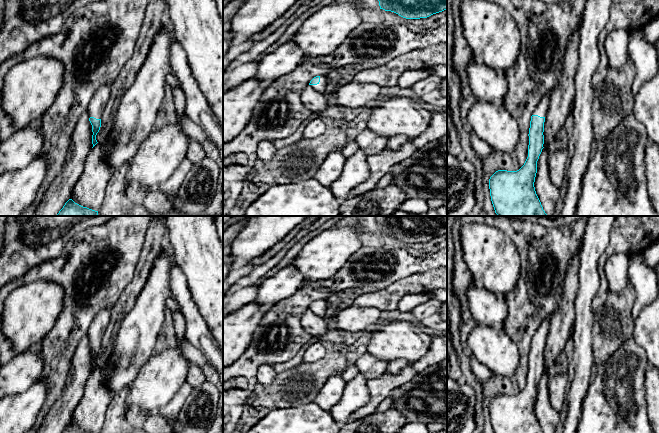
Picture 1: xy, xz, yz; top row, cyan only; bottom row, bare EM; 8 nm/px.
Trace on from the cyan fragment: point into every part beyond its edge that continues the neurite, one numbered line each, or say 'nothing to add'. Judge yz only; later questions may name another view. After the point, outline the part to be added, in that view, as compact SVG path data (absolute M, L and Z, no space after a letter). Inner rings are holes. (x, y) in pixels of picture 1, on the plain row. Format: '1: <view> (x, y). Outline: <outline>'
1: yz (541, 333). Outline: M547 318L535 331L533 339L545 341L548 335L551 318Z

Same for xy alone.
1: xy (96, 331). Outline: M104 308L95 316L93 322L89 326L88 339L96 343L101 343L104 333L111 318L111 308Z

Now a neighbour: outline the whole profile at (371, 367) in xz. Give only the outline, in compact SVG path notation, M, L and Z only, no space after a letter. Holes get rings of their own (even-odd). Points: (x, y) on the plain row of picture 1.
M365 353L359 357L356 362L359 373L365 378L375 379L387 372L388 362L375 358L369 353Z

